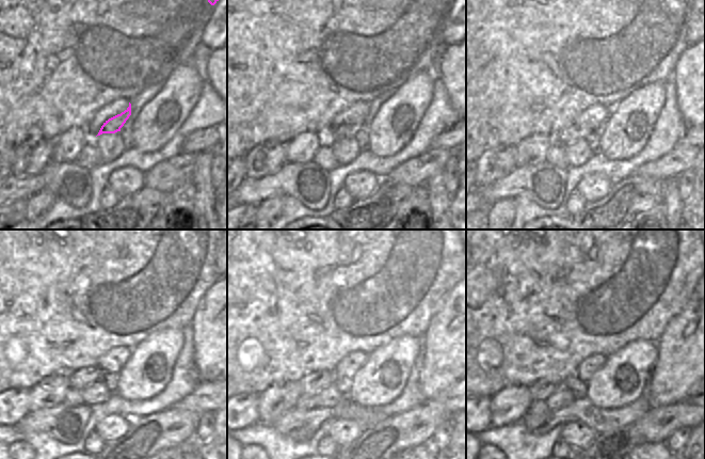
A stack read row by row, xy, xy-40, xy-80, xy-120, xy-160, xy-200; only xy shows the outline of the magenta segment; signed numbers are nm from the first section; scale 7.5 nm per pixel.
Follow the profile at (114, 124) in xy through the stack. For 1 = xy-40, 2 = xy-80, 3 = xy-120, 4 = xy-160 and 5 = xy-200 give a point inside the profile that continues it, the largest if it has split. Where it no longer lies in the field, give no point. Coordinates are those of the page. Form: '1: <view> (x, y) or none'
1: xy-40 (333, 132)
2: xy-80 (570, 135)
3: xy-120 (82, 378)
4: xy-160 (314, 382)
5: xy-200 (541, 390)

